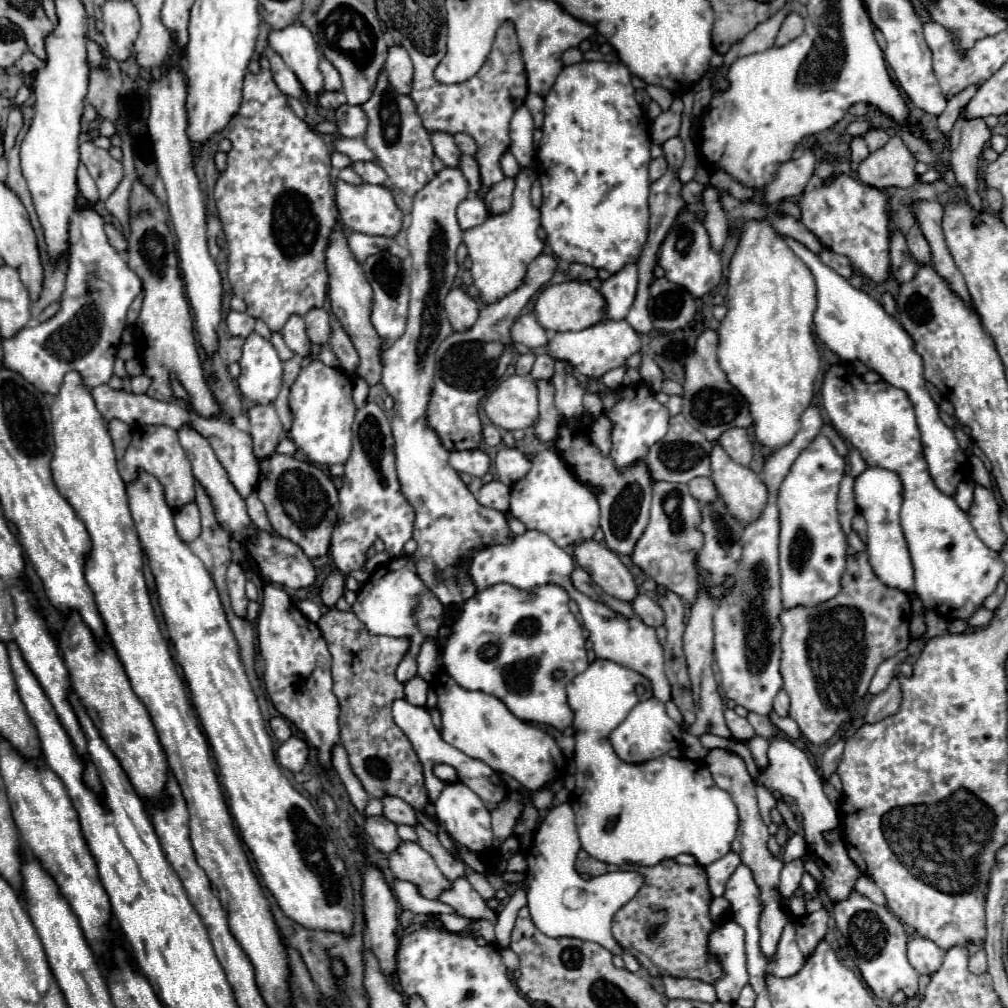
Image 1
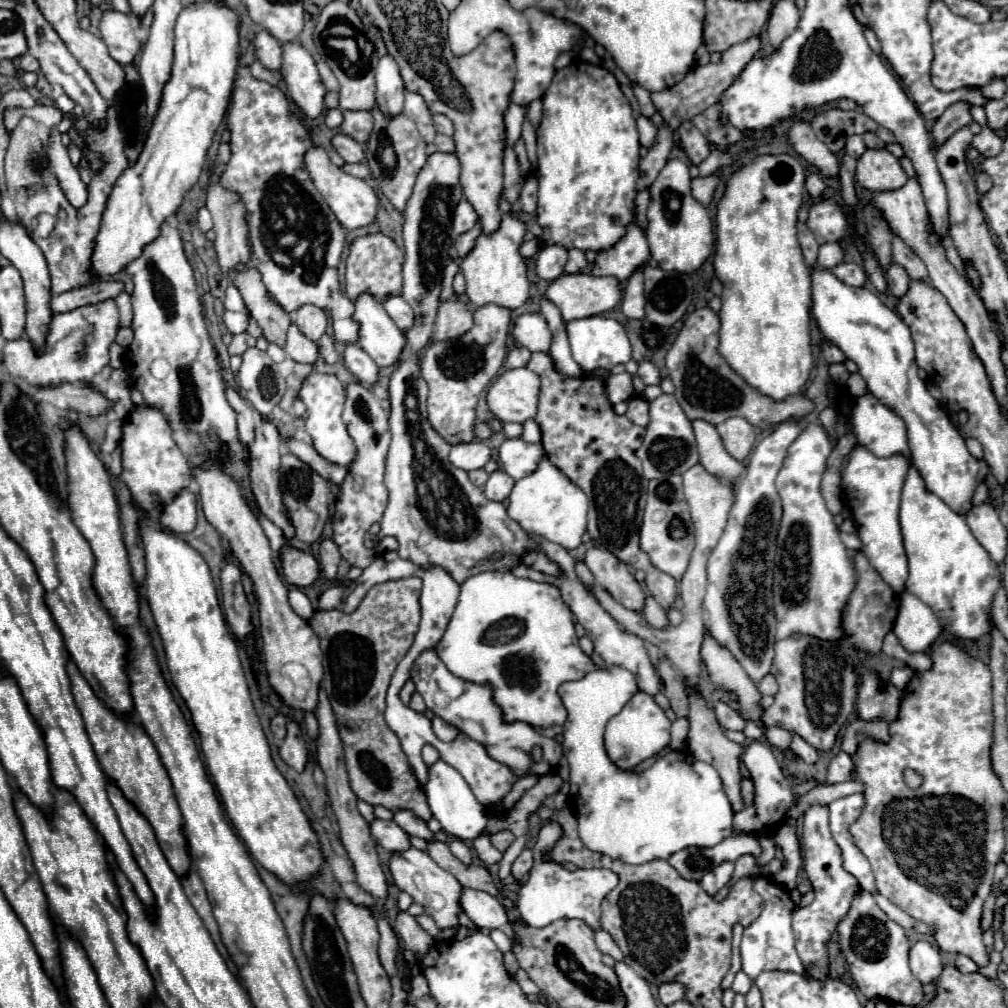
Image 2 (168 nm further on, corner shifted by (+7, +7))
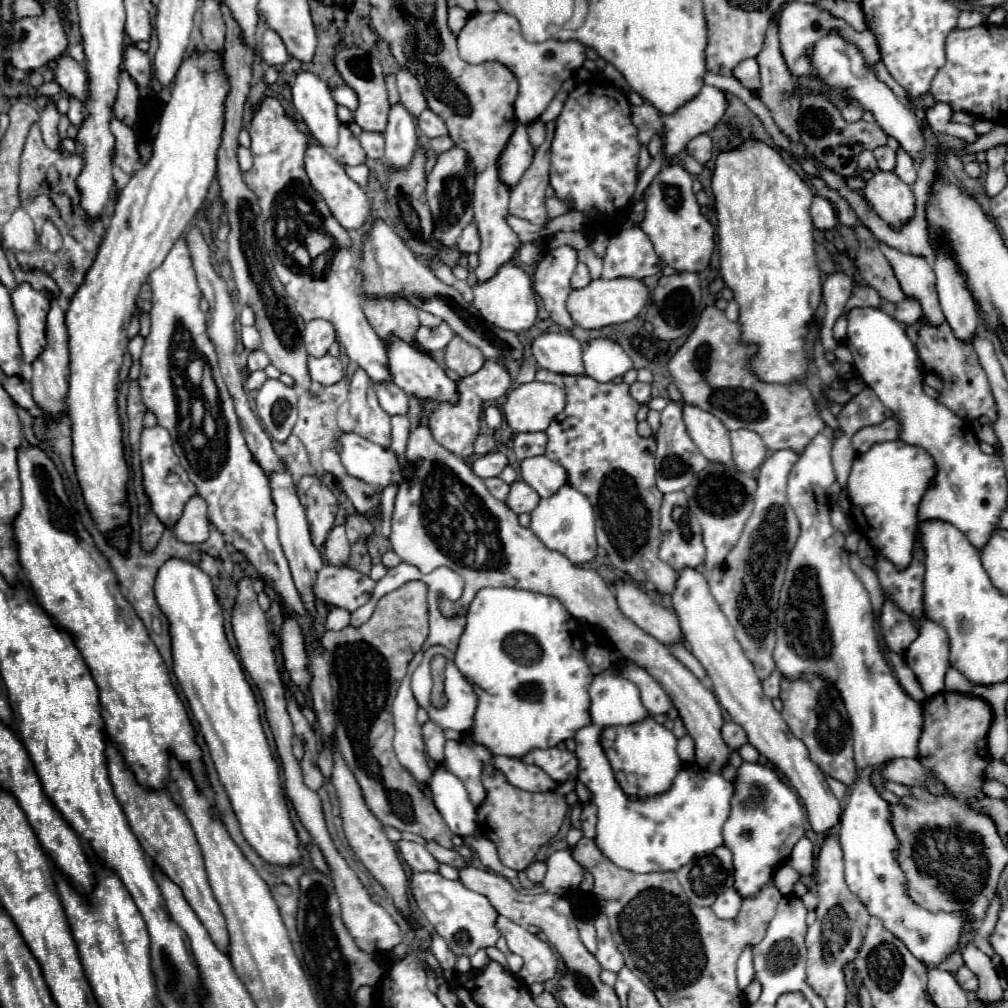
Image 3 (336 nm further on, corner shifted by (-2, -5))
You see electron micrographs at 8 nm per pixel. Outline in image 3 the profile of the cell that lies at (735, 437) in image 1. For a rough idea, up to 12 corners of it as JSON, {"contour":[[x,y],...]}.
{"contour":[[733,430],[733,462],[753,474],[767,456],[761,436]]}

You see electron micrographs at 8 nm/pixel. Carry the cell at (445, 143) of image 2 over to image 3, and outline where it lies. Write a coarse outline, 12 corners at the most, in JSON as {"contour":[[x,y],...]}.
{"contour":[[449,136],[431,138],[429,146],[435,154],[449,150],[453,140]]}

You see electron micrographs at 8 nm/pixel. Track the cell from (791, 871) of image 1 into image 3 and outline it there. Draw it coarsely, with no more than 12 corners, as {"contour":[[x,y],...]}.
{"contour":[[801,838],[789,864],[801,874],[813,872],[813,844]]}

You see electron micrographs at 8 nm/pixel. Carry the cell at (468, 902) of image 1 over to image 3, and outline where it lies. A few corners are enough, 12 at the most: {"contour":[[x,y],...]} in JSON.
{"contour":[[497,918],[509,950],[523,958],[517,978],[545,982],[557,974],[553,948],[527,928]]}

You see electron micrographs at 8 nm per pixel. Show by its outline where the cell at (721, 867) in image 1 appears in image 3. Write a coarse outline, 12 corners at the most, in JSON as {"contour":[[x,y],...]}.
{"contour":[[733,888],[725,890],[713,908],[717,918],[731,920],[741,902]]}

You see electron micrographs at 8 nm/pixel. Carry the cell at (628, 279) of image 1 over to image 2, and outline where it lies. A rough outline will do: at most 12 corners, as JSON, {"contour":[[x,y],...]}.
{"contour":[[638,224],[610,250],[598,252],[594,276],[618,282],[650,258]]}

